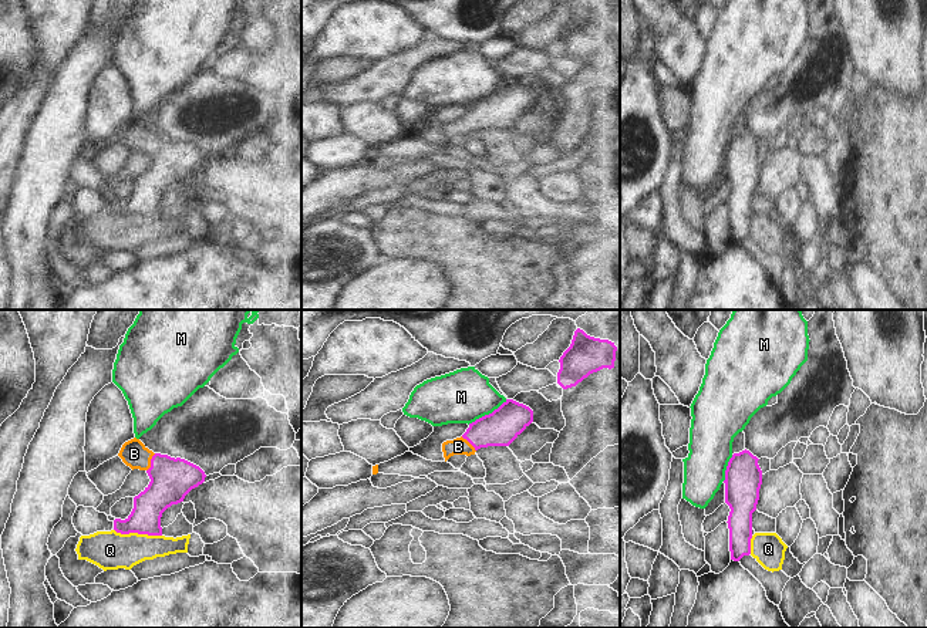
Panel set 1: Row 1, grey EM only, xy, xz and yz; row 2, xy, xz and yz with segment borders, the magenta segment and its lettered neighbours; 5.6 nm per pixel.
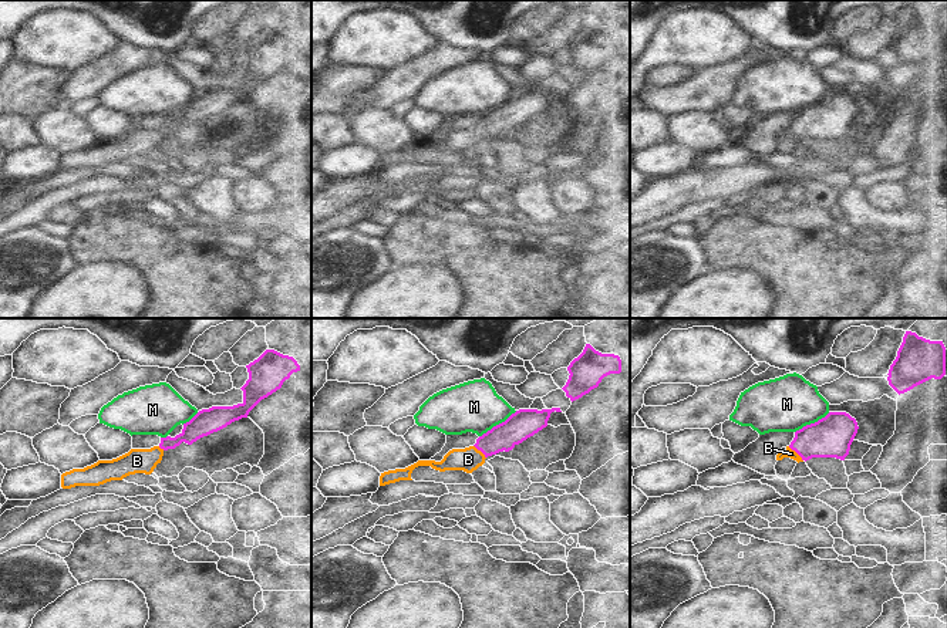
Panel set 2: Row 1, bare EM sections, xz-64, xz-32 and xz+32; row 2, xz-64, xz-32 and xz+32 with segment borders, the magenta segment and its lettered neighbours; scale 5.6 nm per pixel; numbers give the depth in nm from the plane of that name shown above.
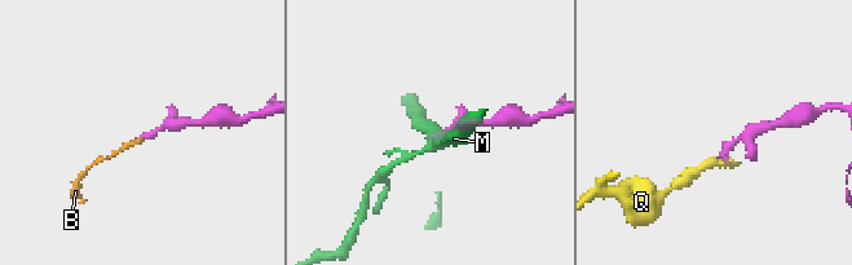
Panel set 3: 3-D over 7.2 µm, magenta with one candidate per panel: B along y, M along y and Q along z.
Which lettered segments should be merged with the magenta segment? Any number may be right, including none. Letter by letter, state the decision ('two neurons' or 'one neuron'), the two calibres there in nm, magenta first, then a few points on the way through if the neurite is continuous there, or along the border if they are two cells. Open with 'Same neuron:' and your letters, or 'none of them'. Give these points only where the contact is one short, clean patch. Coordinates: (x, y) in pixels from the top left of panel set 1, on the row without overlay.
Same neuron: B
B: one neuron; 240 nm thick on the magenta side, 150 nm on the other; runs through xy (171, 161), (151, 144), (134, 135)
M: two neurons; 200 nm thick on the magenta side, 300 nm on the other; border along xz (506, 81), (491, 94), (468, 105)
Q: two neurons; 180 nm thick on the magenta side, 220 nm on the other; border along xy (114, 210), (121, 215), (161, 218)

